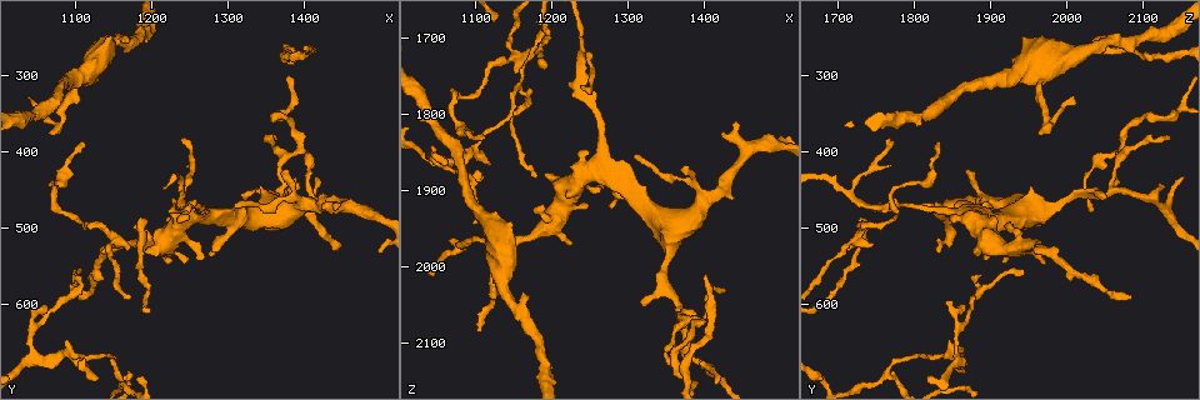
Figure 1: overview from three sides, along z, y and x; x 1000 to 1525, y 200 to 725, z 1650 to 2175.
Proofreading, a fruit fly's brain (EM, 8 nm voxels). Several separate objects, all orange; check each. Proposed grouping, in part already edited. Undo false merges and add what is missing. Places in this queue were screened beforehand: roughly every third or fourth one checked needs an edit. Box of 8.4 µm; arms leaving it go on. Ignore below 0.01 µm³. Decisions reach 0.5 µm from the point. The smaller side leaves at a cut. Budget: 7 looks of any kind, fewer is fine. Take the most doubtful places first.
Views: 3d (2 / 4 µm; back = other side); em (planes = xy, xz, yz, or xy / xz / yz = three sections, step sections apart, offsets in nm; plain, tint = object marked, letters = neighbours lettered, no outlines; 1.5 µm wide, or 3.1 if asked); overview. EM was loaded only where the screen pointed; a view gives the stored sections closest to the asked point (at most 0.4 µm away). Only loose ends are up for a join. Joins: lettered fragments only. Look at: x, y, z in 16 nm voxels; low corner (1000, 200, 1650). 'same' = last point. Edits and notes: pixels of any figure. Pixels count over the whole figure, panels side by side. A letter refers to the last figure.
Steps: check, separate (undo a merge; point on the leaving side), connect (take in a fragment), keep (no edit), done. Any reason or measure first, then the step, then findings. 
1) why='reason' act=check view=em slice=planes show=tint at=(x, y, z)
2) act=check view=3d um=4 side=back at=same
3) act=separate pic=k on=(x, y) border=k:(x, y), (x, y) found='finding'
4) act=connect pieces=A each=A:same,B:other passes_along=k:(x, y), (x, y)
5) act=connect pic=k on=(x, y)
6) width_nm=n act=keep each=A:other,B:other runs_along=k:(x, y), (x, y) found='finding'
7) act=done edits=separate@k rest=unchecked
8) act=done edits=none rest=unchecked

why='branch point' act=check view=em slice=xy step=8 show=letters at=(1365, 455, 2050)

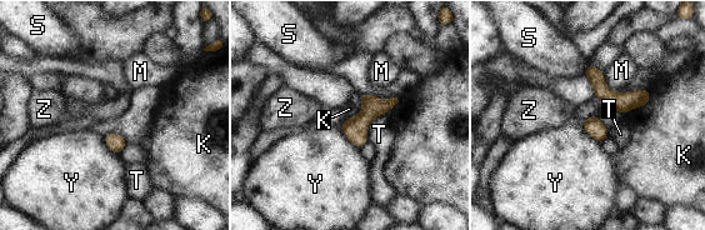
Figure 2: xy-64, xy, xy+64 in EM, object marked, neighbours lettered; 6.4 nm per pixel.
longest_contact=T:200nm act=keep each=K:other,M:other,S:other,T:other,Y:other,Z:other border=2:(339, 126), (343, 134), (359, 149) found='one neuron here'

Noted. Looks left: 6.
why='thin end' act=check view=em slice=planes show=letters at=(1115, 390, 1830)

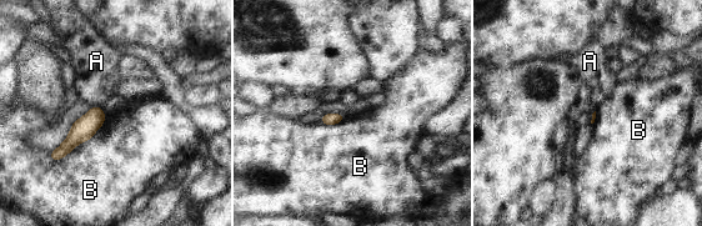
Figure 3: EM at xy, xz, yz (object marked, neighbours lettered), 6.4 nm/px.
act=keep each=A:other,B:other runs_along=3:(98, 110), (95, 116), (54, 157) found='no lettered fragment goes on from it'

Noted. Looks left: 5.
act=check view=3d um=2 at=(1240, 460, 1720)

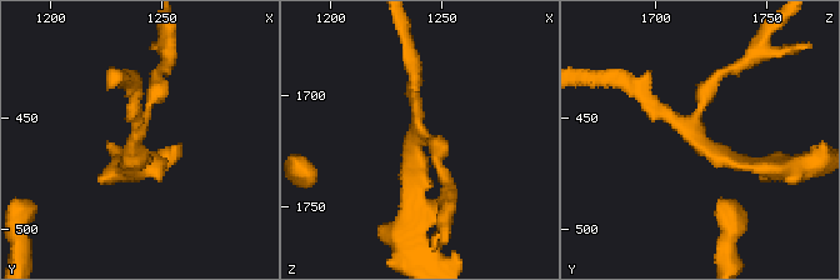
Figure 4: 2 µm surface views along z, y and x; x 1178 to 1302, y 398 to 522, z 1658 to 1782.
arms=3 why='shape alone is not enough' act=check view=em slice=planes show=tint at=(1239, 460, 1720)

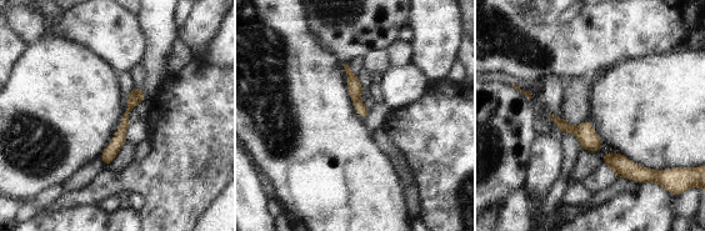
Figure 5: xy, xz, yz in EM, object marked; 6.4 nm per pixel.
why='see the neighbours' act=check view=em slice=planes show=letters at=same

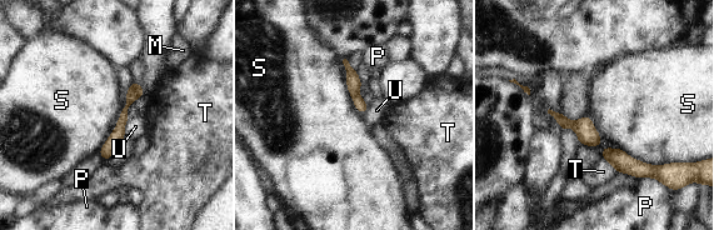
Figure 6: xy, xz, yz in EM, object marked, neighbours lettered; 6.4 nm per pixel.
act=keep each=M:other,P:other,S:other,T:other,U:other border=6:(620, 148), (649, 164), (679, 164) found='one neuron here'

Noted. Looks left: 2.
act=done edits=none rest=unchecked

